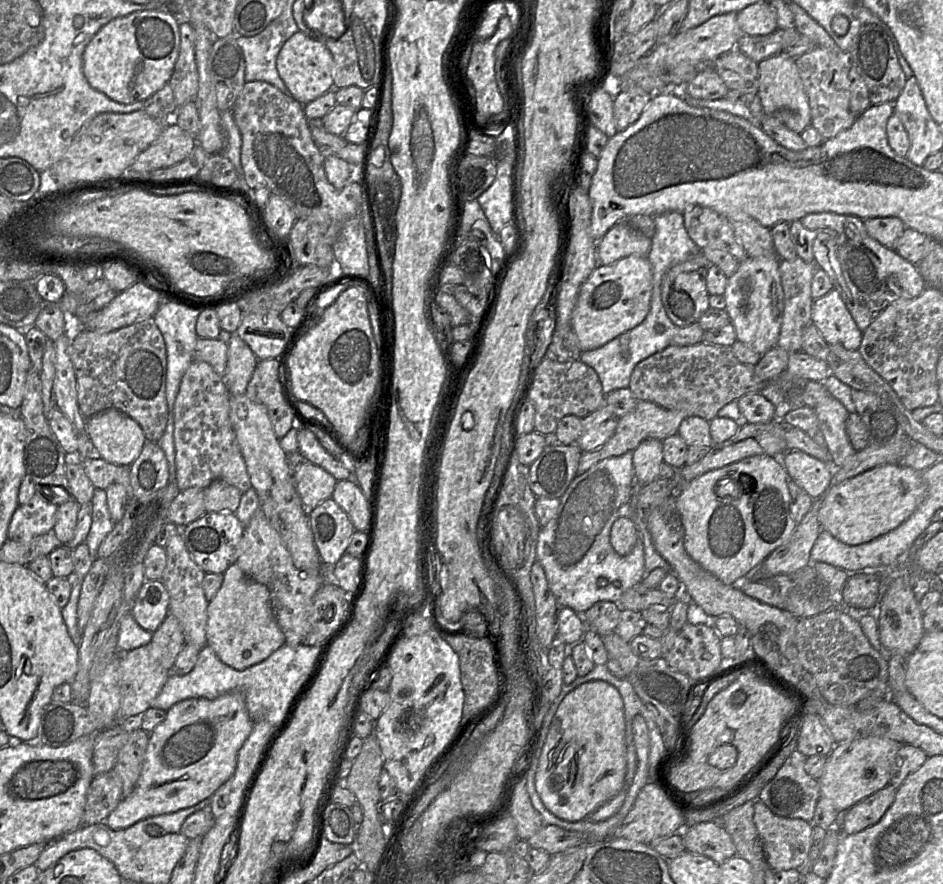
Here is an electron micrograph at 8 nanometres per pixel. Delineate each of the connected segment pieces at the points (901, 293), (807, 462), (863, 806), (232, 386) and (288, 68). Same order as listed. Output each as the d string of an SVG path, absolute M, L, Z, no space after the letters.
M818 212L800 221L814 235L814 263L827 273L862 332L893 301L916 298L926 288L917 267L870 237L859 217Z
M789 450L782 457L788 479L795 481L812 499L821 499L832 485L833 471L823 462L800 450Z
M887 785L846 811L843 835L860 832L876 824L894 802L897 789Z
M237 332L231 333L227 345L227 367L223 381L230 395L242 395L246 393L259 360Z
M301 31L293 34L284 43L277 56L276 67L291 96L302 105L308 104L332 89L340 89L335 88L333 84L334 59L329 49Z

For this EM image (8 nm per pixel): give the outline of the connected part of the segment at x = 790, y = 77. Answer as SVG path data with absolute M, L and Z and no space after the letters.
M777 54L758 63L759 88L757 96L765 115L782 122L789 130L801 134L811 126L809 101L799 76L795 59Z

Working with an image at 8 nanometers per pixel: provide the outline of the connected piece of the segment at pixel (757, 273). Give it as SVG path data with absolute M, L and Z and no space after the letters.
M747 257L739 263L737 271L728 278L723 294L726 312L735 328L737 340L763 356L774 348L779 339L784 310L784 291L779 272L780 259L773 257Z

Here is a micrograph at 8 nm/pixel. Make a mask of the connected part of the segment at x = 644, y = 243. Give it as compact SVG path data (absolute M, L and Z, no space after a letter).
M619 221L597 242L598 266L612 264L630 255L647 257L651 244L651 238L626 221Z

